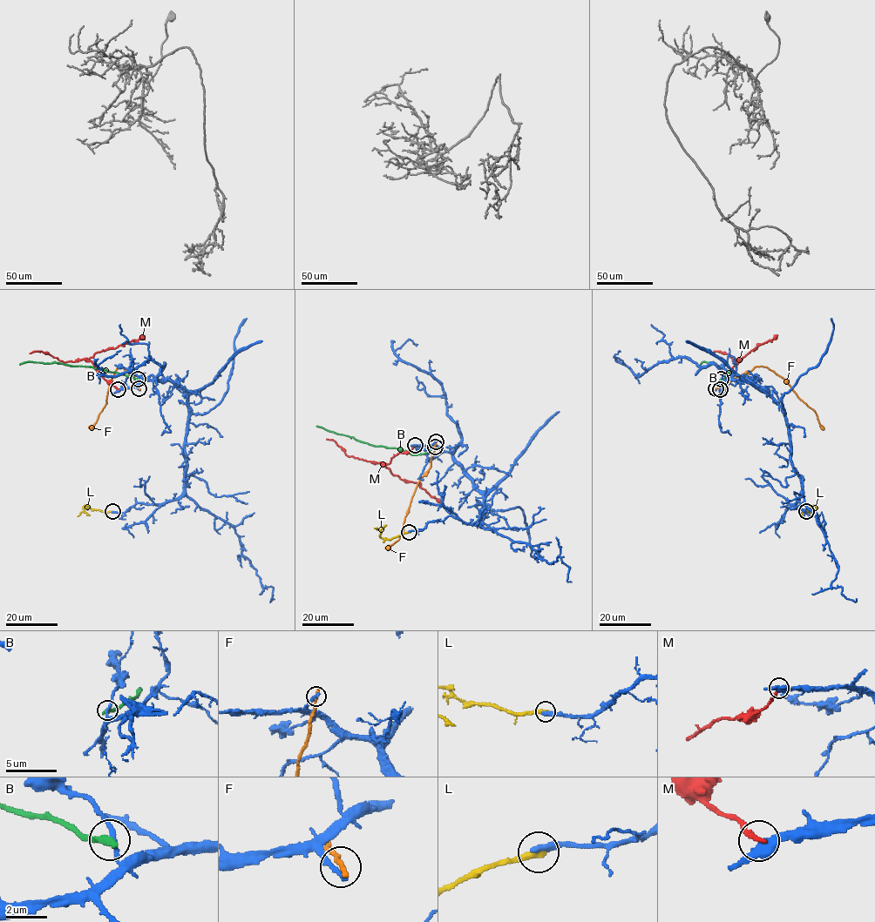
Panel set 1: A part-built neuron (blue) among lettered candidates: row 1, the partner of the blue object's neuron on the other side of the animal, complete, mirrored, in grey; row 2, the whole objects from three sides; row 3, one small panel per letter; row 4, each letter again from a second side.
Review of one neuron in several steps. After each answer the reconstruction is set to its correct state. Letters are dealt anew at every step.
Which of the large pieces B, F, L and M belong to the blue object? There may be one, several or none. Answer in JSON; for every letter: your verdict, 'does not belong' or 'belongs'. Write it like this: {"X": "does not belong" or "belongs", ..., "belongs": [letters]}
{"B": "does not belong", "F": "does not belong", "L": "belongs", "M": "does not belong", "belongs": ["L"]}

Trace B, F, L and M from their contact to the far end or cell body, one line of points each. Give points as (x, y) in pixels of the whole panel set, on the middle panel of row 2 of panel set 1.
B: (435, 447), (422, 454), (410, 454), (397, 448), (372, 446), (316, 426)
F: (436, 441), (430, 467), (419, 481), (404, 520), (403, 531), (399, 538), (385, 548)
L: (409, 531), (390, 539), (382, 538), (381, 529), (386, 525)
M: (414, 445), (411, 449), (396, 454), (386, 467), (402, 479), (417, 483), (441, 502)

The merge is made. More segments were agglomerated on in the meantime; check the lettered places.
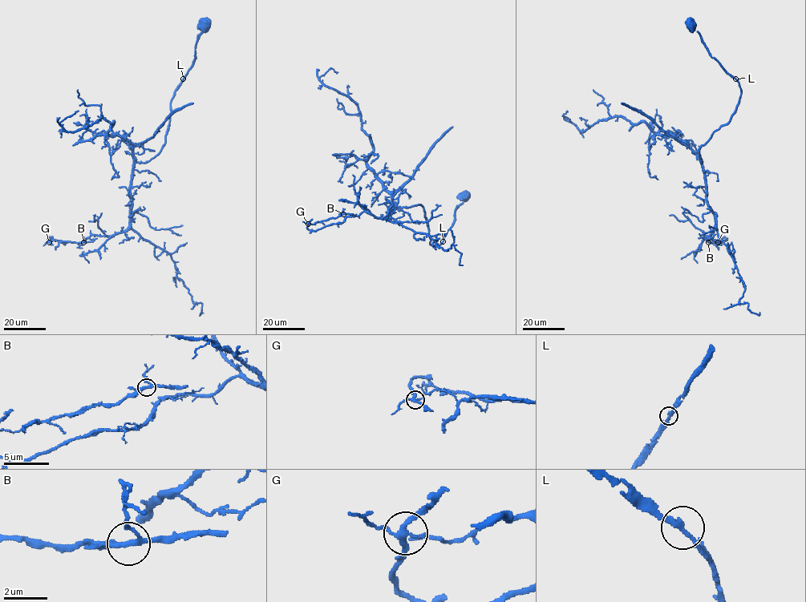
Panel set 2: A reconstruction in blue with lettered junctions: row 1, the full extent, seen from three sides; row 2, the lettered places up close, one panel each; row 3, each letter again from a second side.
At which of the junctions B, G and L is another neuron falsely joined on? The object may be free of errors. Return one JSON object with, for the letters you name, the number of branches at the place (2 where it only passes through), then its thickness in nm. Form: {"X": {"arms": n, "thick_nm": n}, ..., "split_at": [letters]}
{"G": {"arms": 4, "thick_nm": 220}, "split_at": ["G"]}

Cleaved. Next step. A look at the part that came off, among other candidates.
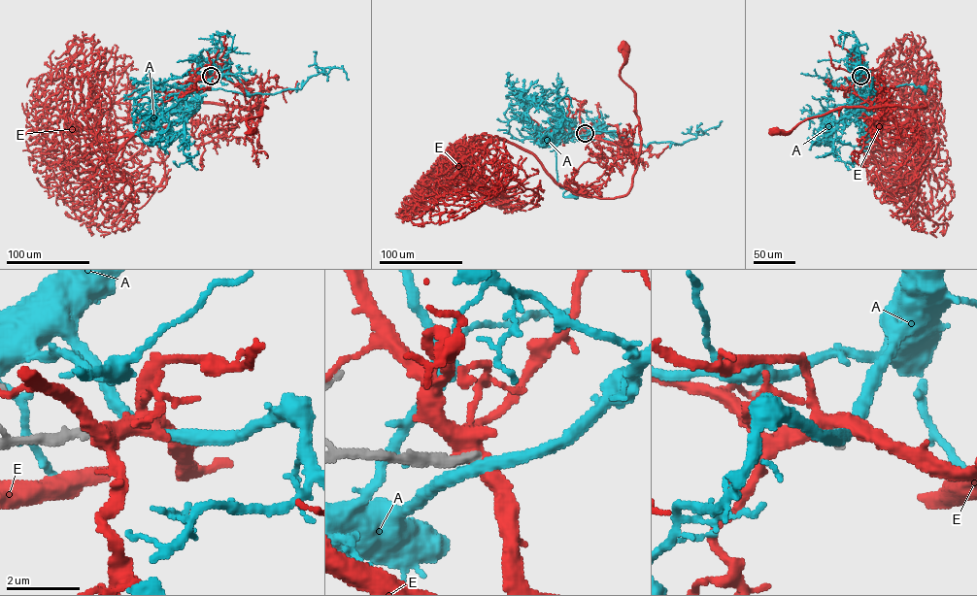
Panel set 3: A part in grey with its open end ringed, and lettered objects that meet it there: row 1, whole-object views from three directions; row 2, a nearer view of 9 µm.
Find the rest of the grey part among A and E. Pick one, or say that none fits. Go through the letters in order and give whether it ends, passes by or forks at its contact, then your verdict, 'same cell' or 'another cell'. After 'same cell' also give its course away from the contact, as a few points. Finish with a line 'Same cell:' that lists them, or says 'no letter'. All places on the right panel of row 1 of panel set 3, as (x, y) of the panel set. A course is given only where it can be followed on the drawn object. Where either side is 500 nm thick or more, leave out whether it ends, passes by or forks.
A: it passes by; another cell
E: it forks there; another cell
Same cell: no letter

